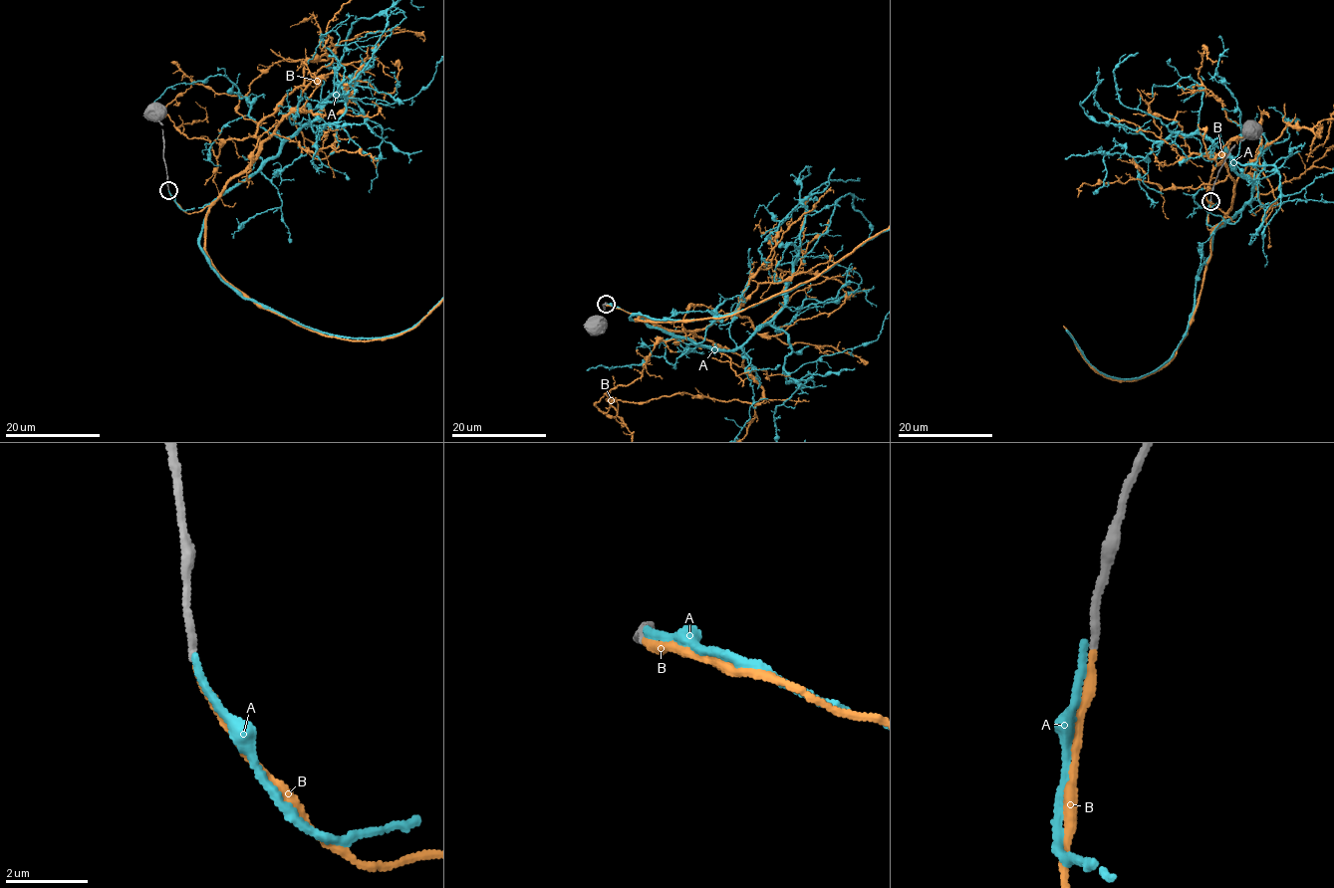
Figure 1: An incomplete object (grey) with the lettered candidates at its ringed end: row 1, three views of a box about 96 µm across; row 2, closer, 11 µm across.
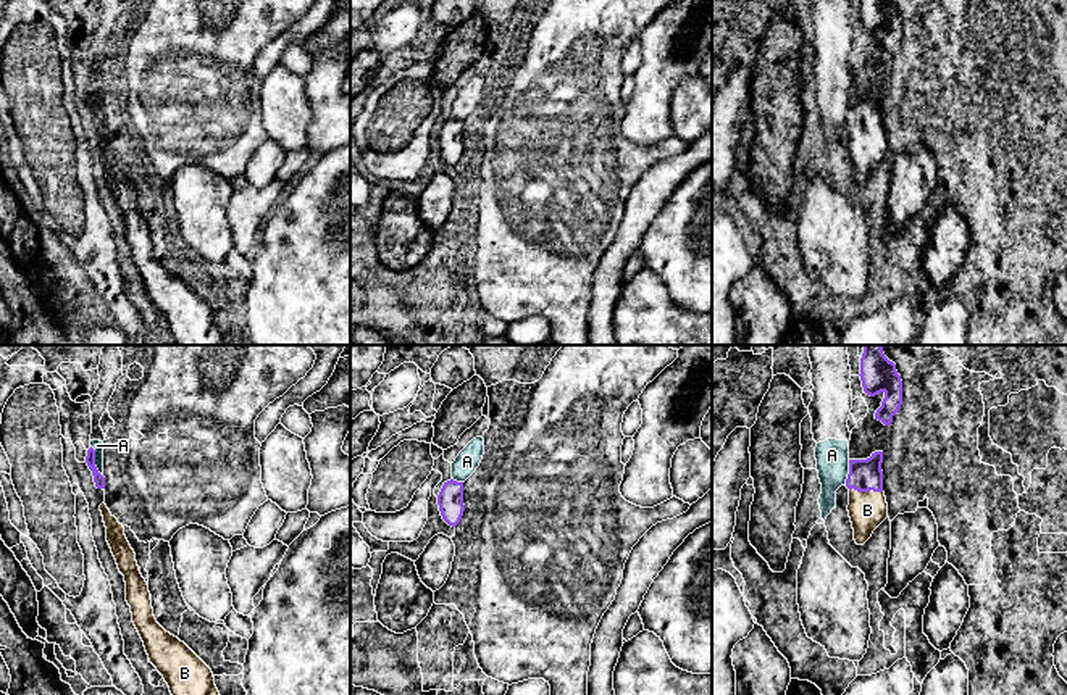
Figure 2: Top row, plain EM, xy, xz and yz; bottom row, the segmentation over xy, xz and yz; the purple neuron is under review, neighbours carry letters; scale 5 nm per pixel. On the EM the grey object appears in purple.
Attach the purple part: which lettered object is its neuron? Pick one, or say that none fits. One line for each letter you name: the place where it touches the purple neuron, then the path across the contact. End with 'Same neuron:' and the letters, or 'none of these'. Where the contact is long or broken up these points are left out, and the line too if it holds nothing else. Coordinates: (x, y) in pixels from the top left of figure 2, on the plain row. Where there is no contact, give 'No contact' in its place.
B: Touches purple at yz (866, 129). Path across: yz (864, 113), (866, 129), (867, 149)
Same neuron: B

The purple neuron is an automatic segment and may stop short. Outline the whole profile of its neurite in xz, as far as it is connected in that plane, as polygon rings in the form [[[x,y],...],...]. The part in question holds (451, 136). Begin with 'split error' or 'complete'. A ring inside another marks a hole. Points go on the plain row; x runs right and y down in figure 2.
complete; [[[454,118],[444,121],[439,134],[437,134],[437,144],[442,158],[455,166],[465,150],[463,144],[463,121],[457,121]]]

